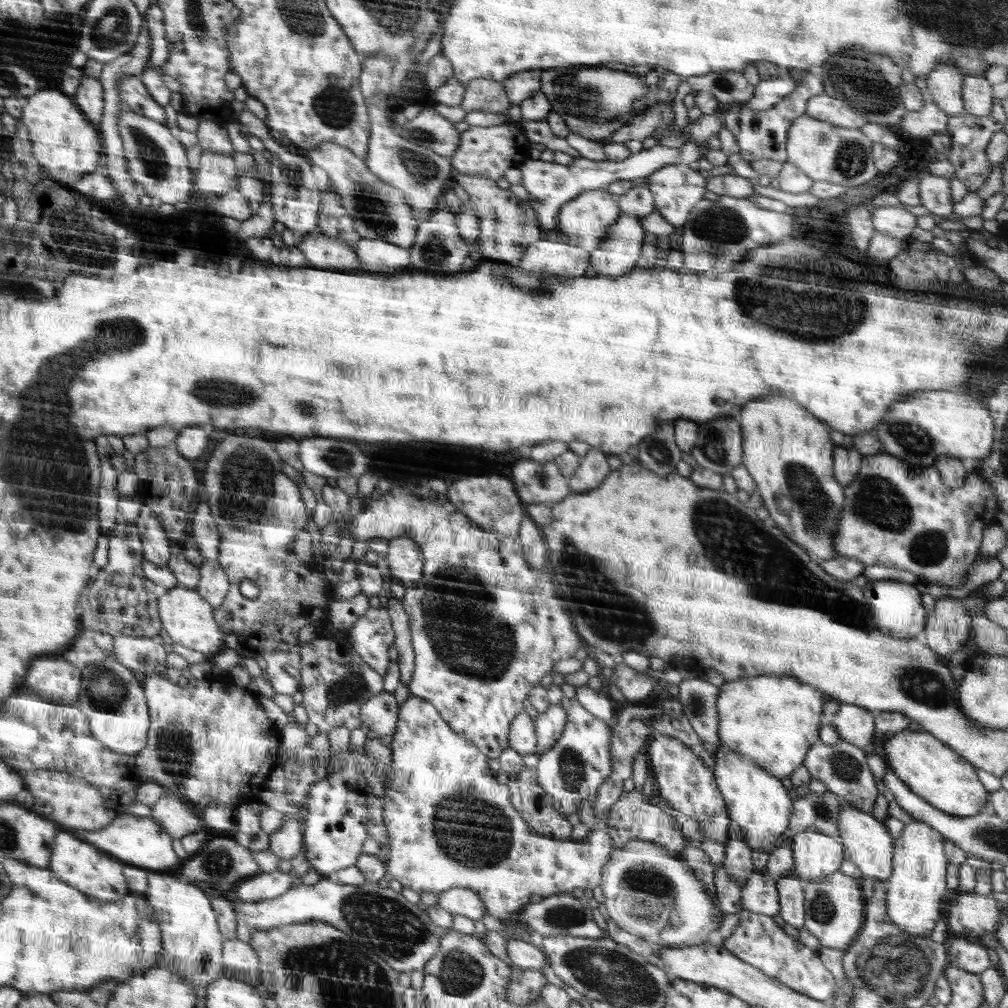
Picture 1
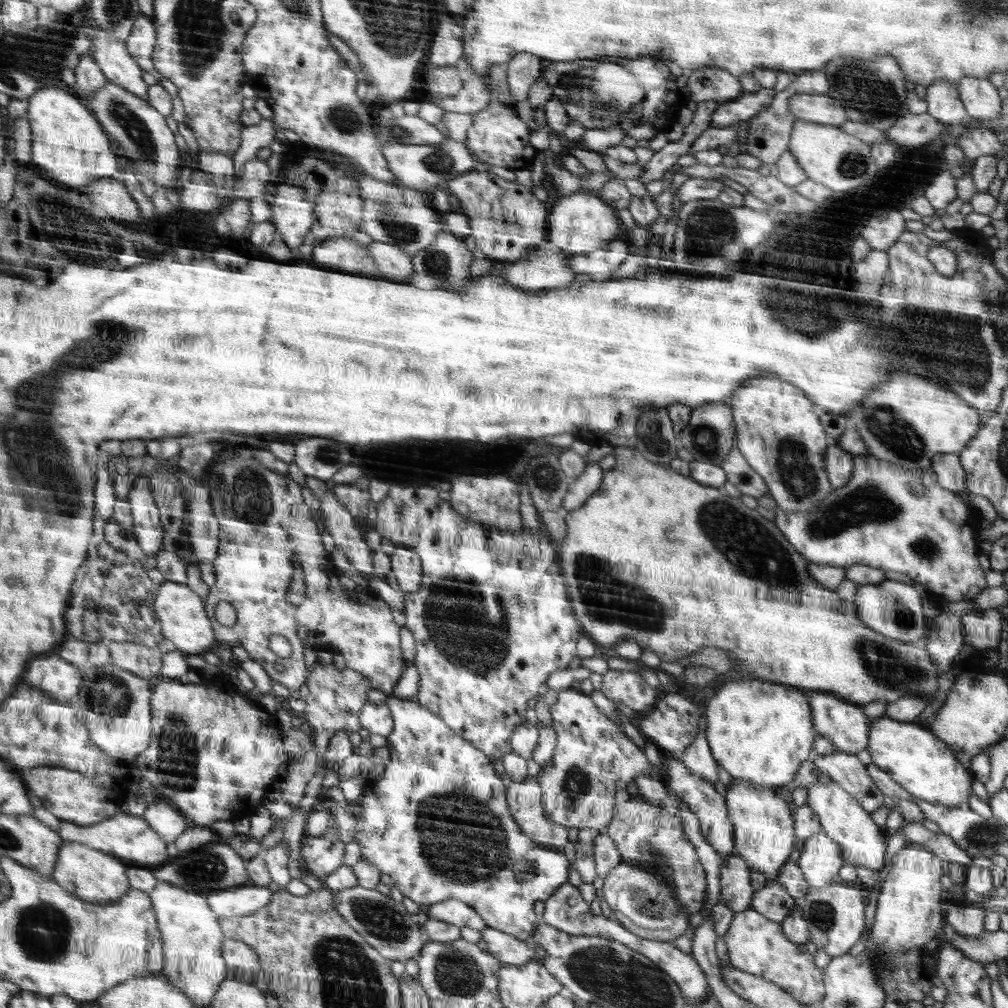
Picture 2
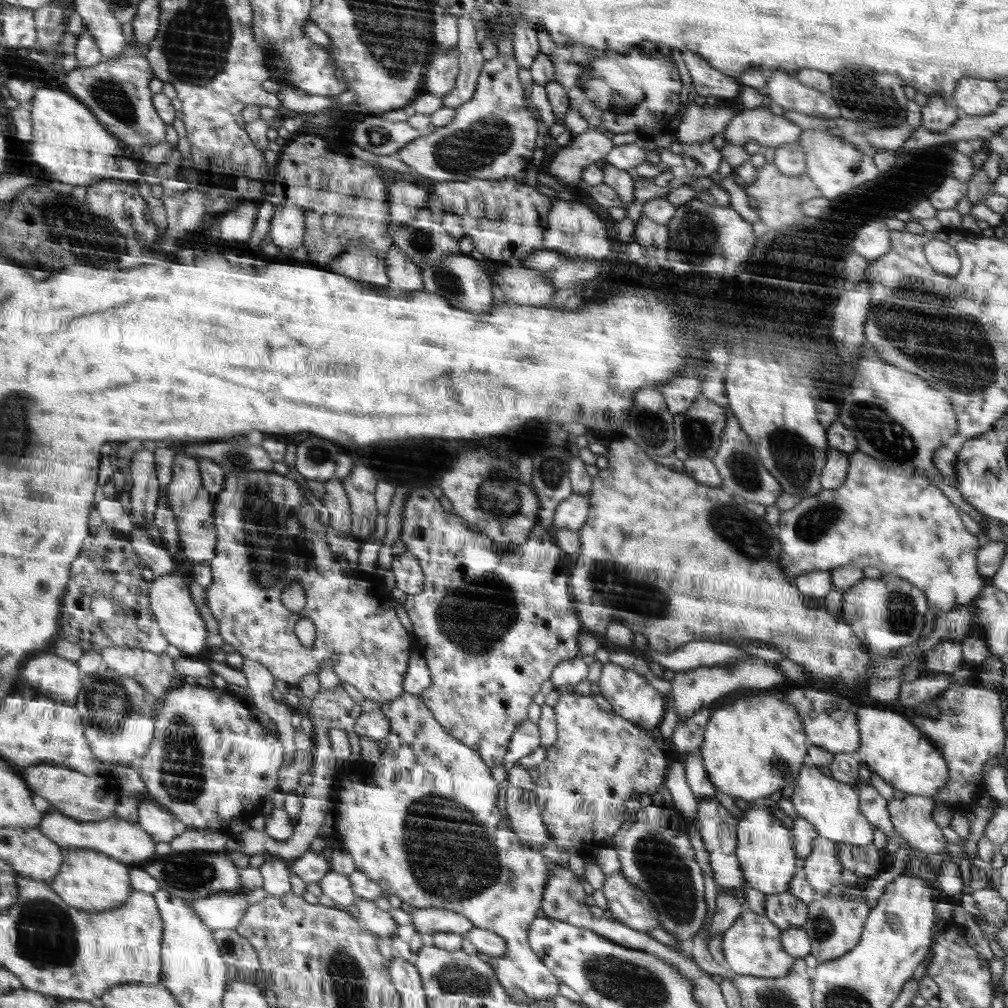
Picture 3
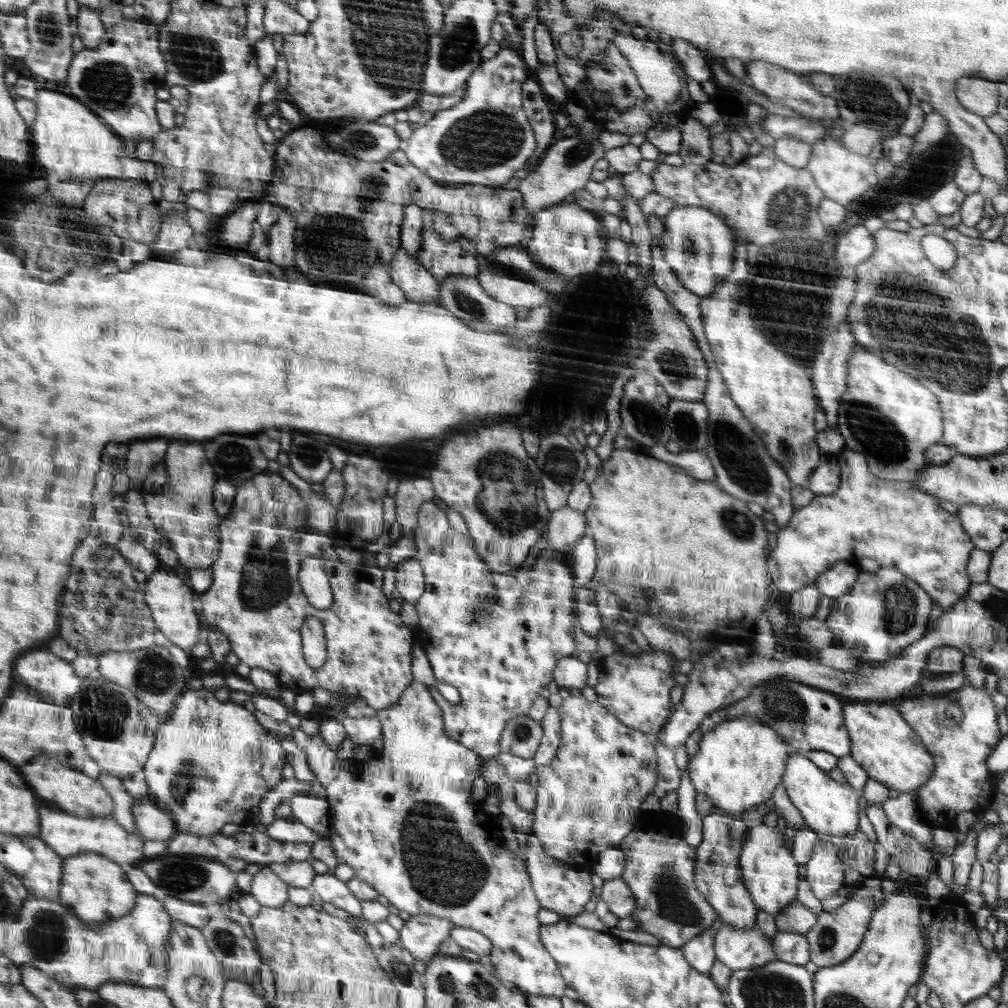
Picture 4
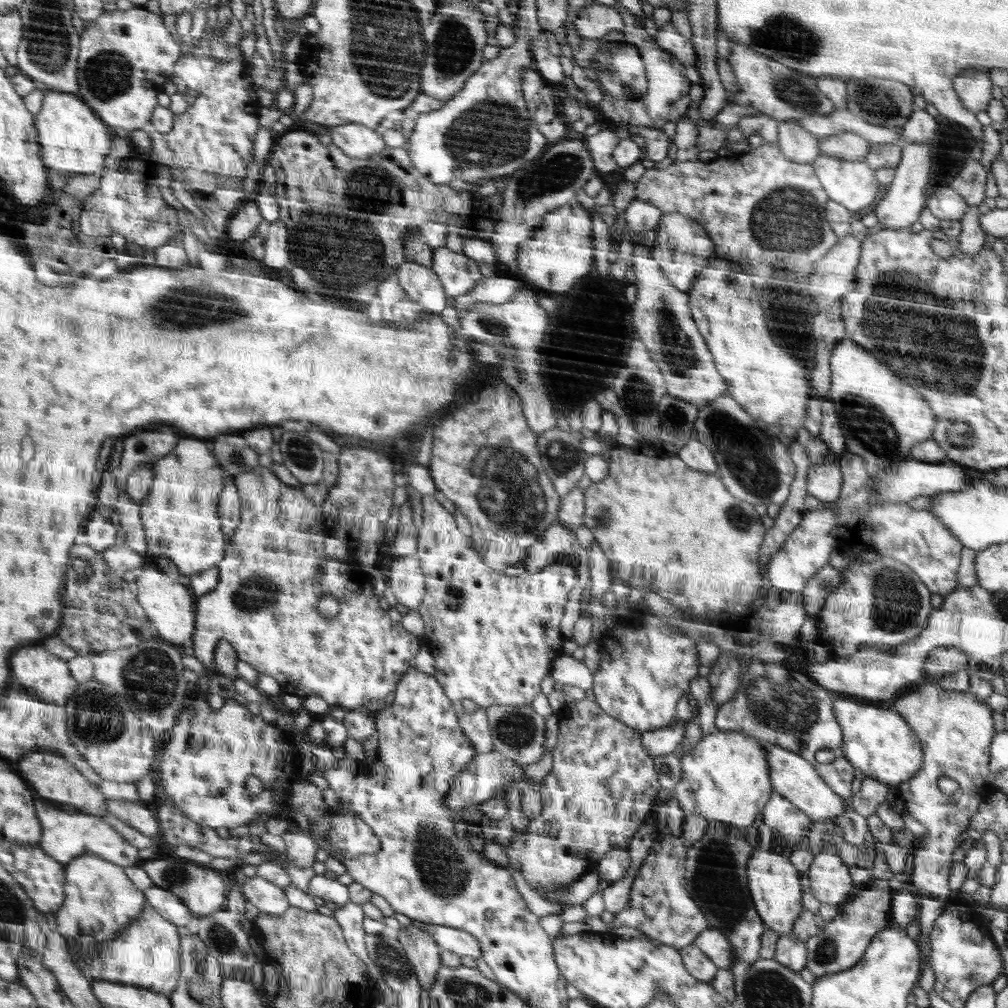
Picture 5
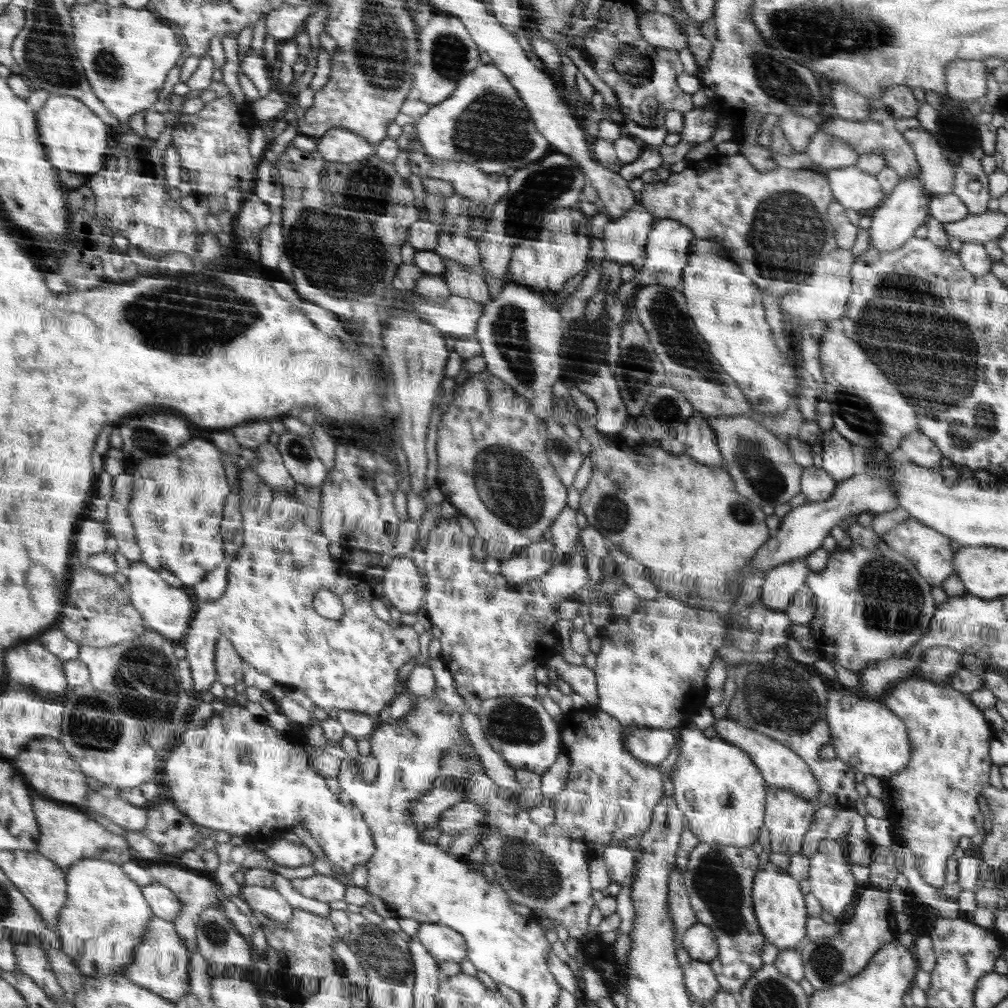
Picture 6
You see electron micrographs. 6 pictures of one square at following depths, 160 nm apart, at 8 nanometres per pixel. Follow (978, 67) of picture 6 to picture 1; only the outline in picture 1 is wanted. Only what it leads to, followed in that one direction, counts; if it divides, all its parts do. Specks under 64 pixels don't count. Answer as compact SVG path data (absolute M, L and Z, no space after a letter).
M984 74L968 75L964 77L963 87L963 108L974 116L988 116L991 113L992 84L987 81Z

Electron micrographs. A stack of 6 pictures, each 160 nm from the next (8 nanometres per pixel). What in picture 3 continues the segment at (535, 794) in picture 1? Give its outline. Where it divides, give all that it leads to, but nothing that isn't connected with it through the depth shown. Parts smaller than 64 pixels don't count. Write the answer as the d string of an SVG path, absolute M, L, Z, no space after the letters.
M508 786L506 790L506 812L509 822L520 836L521 842L533 849L540 849L551 842L549 830L544 826L540 807L533 790Z

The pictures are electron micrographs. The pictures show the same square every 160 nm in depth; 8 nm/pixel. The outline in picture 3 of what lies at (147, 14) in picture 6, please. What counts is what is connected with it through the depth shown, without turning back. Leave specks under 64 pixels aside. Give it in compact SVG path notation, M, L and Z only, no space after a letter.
M134 39L134 43L125 45L125 50L119 56L101 58L96 66L78 66L68 72L65 78L66 90L77 94L118 138L129 142L136 152L142 144L154 146L166 141L167 123L152 106L152 92L148 88L152 78L152 66L146 57L148 45Z

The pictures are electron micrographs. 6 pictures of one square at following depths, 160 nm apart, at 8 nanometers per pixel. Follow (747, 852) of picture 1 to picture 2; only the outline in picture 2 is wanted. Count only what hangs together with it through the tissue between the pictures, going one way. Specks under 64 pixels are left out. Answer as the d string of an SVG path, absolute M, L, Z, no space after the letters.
M731 854L722 862L719 896L724 898L724 906L733 914L751 909L753 890L746 862L739 854Z

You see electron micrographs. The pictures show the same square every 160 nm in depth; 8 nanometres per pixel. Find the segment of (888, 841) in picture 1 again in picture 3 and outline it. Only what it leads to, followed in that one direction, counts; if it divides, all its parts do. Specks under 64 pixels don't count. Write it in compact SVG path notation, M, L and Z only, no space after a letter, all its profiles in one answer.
M806 764L802 766L793 785L793 795L789 799L799 816L813 824L820 837L829 838L835 843L850 845L873 844L874 826L866 820L861 810L860 794L852 784L824 775L816 765Z

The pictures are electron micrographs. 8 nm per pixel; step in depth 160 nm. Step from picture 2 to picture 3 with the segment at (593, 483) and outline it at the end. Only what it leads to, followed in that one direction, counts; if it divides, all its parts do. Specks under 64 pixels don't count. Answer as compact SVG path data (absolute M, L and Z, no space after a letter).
M573 492L556 507L552 530L579 531L586 524L588 513L589 498Z

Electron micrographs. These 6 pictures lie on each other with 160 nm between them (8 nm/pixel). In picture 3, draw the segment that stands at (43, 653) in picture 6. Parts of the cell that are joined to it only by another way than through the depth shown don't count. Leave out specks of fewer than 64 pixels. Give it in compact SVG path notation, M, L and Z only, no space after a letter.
M55 652L39 654L23 666L24 686L46 690L50 698L74 704L84 684L80 682L78 667L76 662L64 659Z

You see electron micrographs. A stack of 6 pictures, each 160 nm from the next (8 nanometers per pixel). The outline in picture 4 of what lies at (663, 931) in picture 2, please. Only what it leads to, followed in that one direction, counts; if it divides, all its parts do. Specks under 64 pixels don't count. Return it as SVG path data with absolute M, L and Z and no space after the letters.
M621 878L604 881L603 888L598 890L598 898L606 903L618 919L632 917L632 913L636 911L636 898Z

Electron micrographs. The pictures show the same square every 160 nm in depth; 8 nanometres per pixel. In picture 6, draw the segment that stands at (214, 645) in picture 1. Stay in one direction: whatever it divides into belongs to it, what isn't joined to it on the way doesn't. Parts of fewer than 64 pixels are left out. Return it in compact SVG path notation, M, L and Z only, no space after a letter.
M134 562L128 572L128 586L130 586L129 597L133 607L145 619L145 626L148 629L158 631L171 641L178 641L188 630L190 618L192 618L192 602L190 596L181 588L174 588L170 583L161 577L160 571L146 563Z

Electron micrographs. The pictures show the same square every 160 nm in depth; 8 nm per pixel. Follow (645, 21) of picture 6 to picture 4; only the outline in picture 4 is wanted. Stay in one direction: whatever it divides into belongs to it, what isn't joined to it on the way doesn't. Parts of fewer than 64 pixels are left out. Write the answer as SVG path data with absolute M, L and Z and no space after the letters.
M680 38L672 39L670 46L674 50L683 71L688 74L689 78L697 80L699 83L714 80L706 56L690 42Z

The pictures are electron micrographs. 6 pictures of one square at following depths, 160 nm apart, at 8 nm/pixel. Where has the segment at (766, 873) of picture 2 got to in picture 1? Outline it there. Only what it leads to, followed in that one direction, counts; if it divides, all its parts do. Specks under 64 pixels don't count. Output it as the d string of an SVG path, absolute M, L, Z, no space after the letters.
M717 745L715 750L714 774L717 786L725 795L730 818L735 826L744 832L743 839L751 850L765 853L776 852L784 841L784 830L788 828L788 816L792 816L792 798L788 796L782 782L765 767L760 766L743 754L737 753L724 745Z

